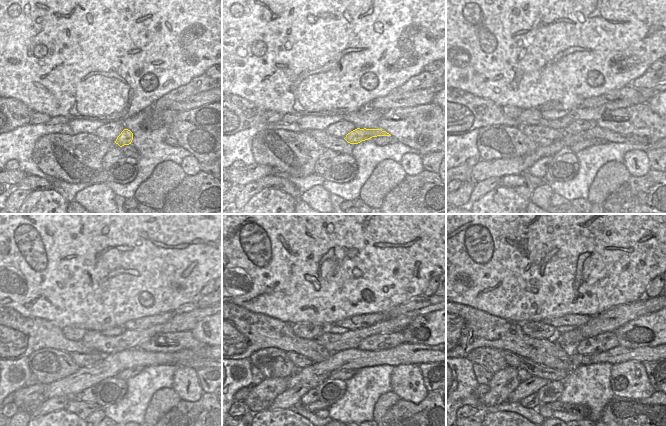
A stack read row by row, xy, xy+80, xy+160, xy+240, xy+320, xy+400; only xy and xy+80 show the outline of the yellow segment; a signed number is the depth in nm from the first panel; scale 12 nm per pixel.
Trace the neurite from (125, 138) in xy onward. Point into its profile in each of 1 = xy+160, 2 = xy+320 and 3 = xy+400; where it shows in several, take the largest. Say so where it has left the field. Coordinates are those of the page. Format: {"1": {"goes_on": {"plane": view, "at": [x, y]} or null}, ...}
{"1": {"goes_on": {"plane": "xy+160", "at": [596, 132]}}, "2": {"goes_on": null}, "3": {"goes_on": null}}

